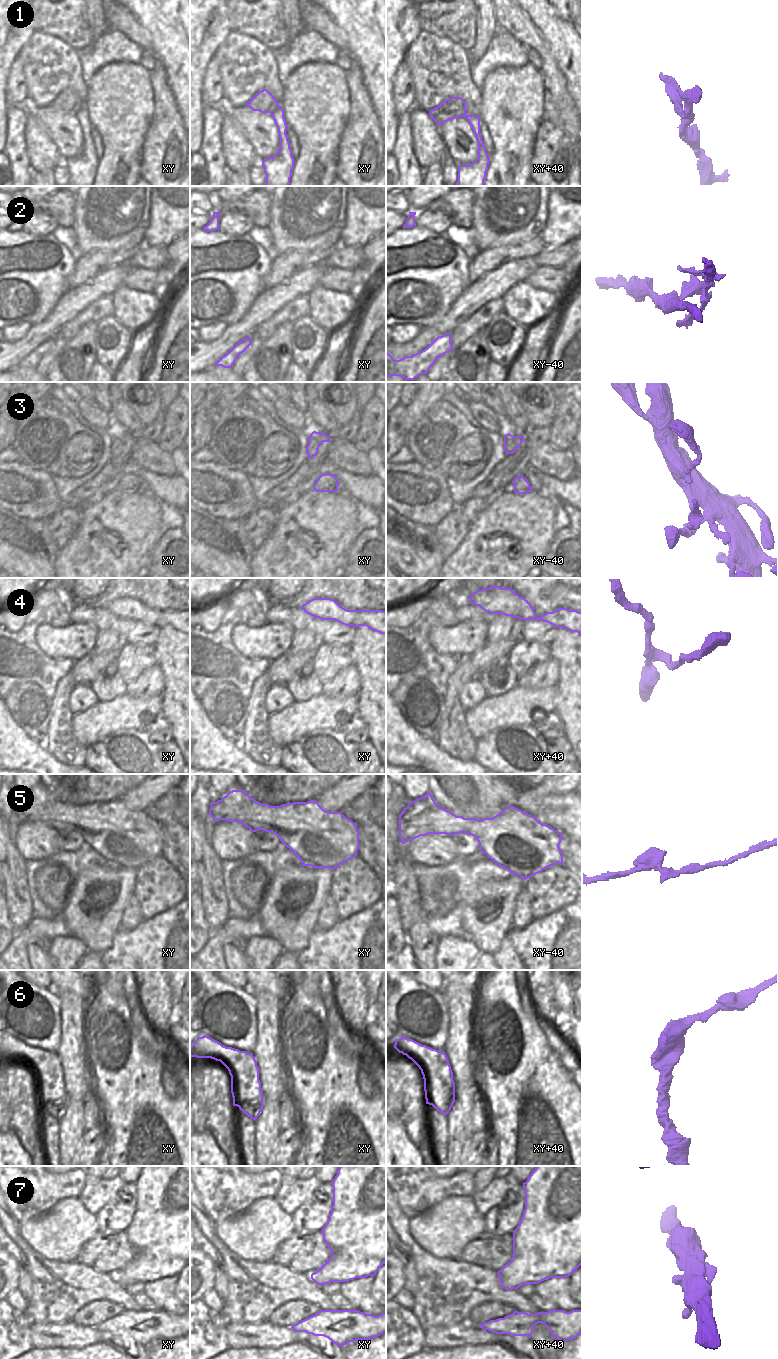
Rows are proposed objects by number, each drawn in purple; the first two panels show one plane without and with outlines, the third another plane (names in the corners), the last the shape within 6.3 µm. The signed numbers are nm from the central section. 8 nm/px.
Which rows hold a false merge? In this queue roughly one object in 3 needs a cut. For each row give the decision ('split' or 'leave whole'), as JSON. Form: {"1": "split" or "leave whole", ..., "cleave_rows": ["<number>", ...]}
{"1": "leave whole", "2": "split", "3": "leave whole", "4": "leave whole", "5": "leave whole", "6": "leave whole", "7": "leave whole", "cleave_rows": ["2"]}

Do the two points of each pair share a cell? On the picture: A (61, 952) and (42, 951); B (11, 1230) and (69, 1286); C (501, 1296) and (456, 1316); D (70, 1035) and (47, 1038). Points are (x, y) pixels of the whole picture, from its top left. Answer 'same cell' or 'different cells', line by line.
A: different cells
B: same cell
C: same cell
D: different cells

